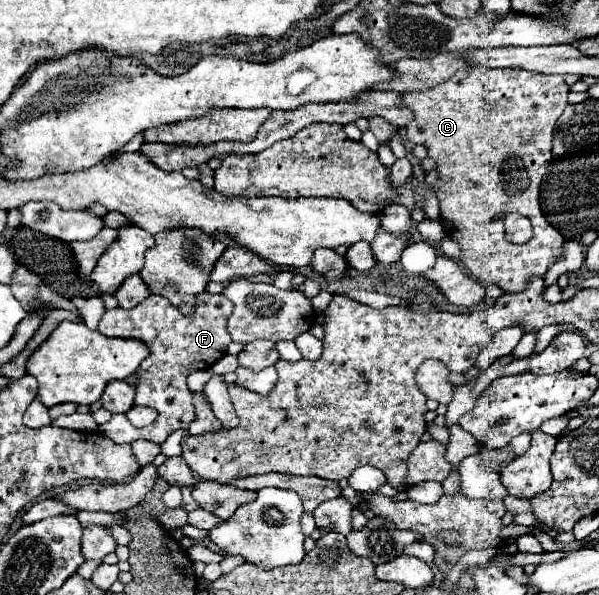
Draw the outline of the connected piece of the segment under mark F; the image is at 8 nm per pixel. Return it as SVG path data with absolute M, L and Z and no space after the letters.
M203 293L197 303L195 317L183 317L165 297L149 295L143 303L133 309L111 309L105 311L97 331L105 337L119 339L139 339L143 341L151 355L145 363L135 371L135 405L151 407L159 413L157 421L149 427L137 429L129 423L127 417L113 415L103 427L101 433L113 439L115 443L133 443L137 439L147 439L153 443L165 443L165 439L177 431L187 429L191 421L195 421L191 391L187 389L187 375L199 369L213 367L225 353L231 337L227 333L227 319L233 311L233 303L227 297L215 297L211 293Z

